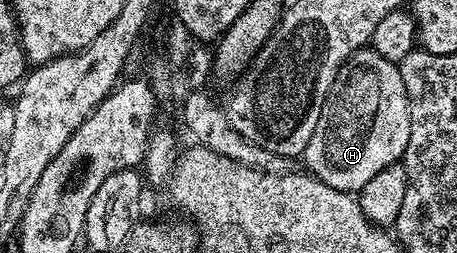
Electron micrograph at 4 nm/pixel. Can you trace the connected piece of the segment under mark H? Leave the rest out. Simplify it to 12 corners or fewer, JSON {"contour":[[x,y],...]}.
{"contour":[[366,46],[335,74],[303,161],[356,194],[404,157],[400,67]]}

